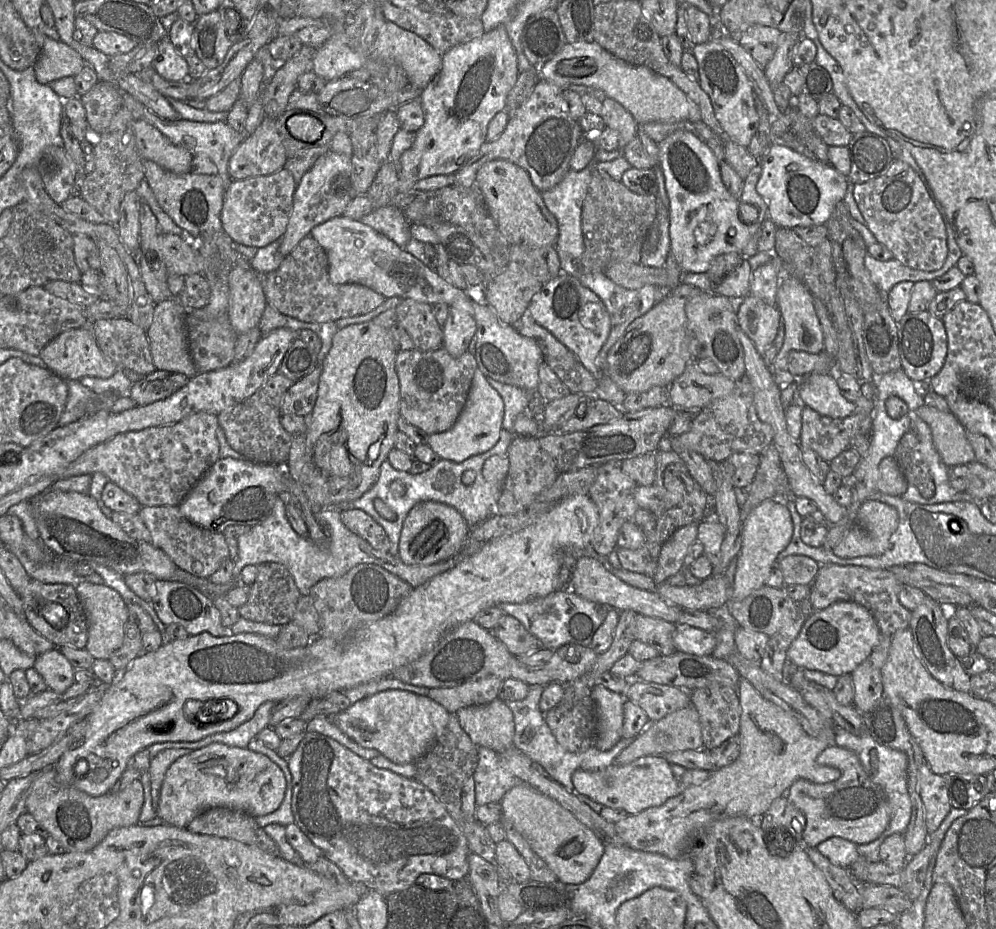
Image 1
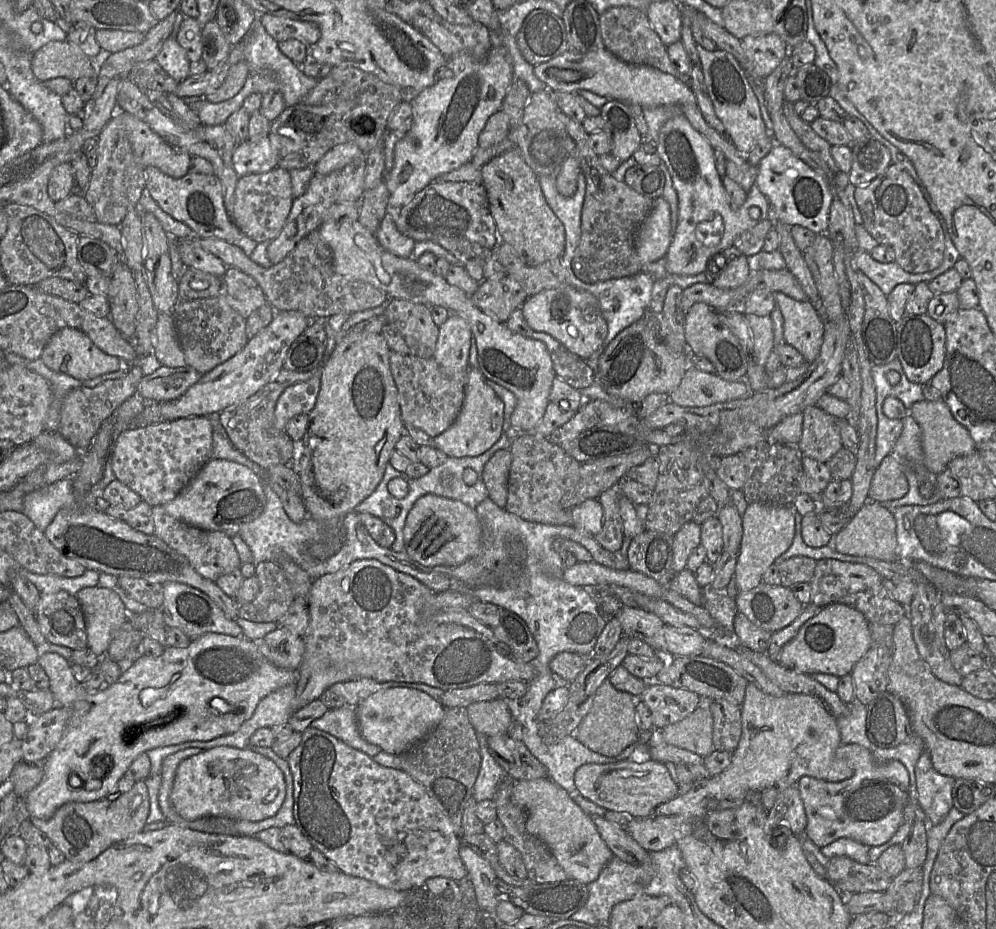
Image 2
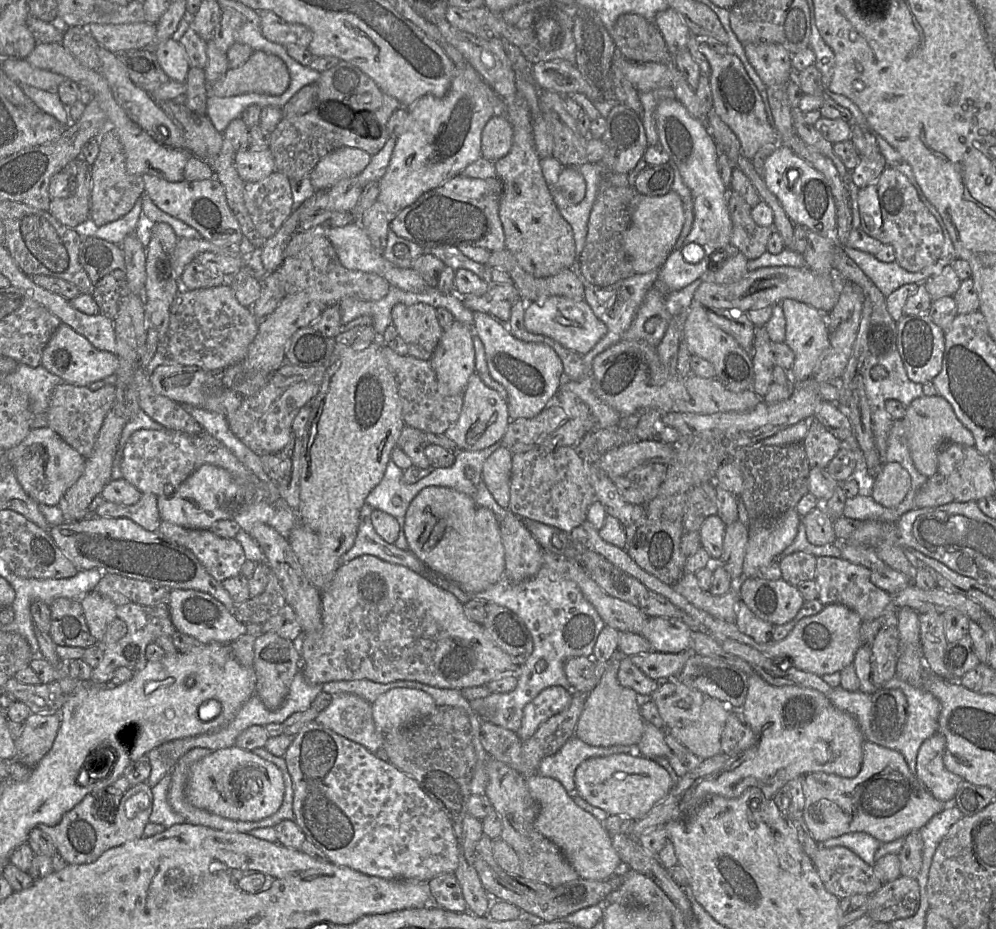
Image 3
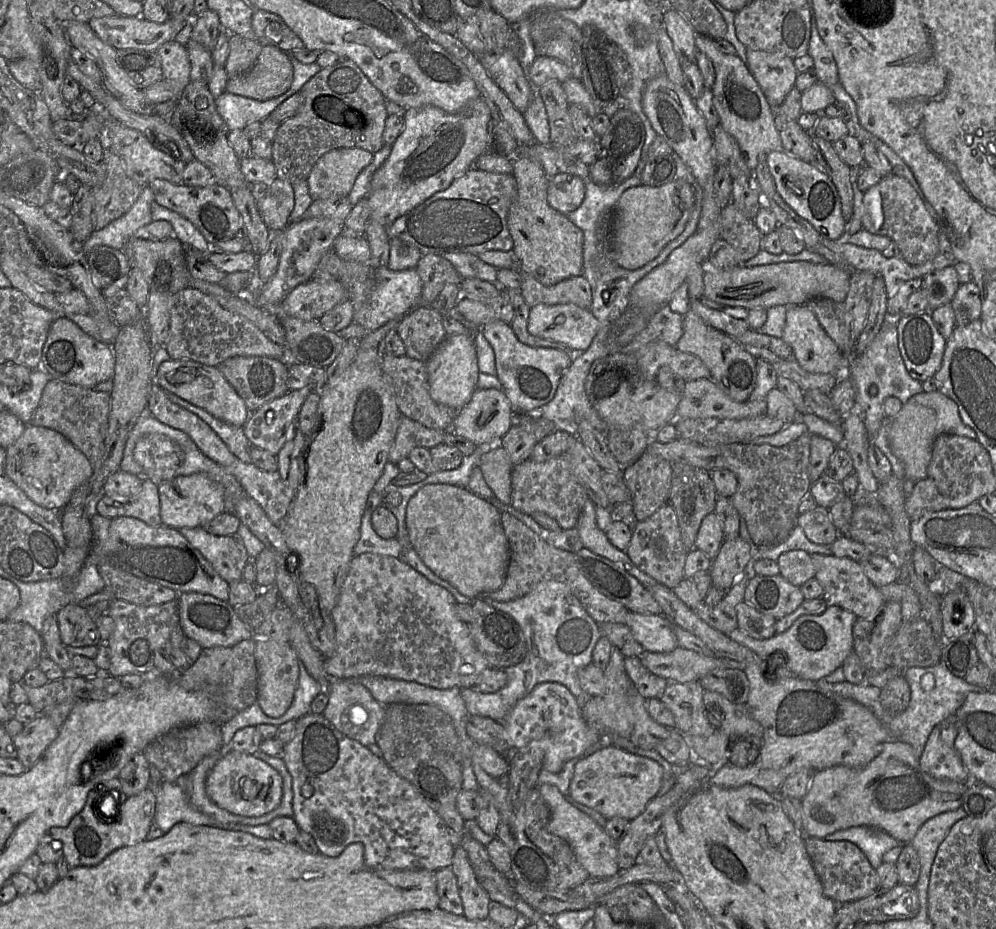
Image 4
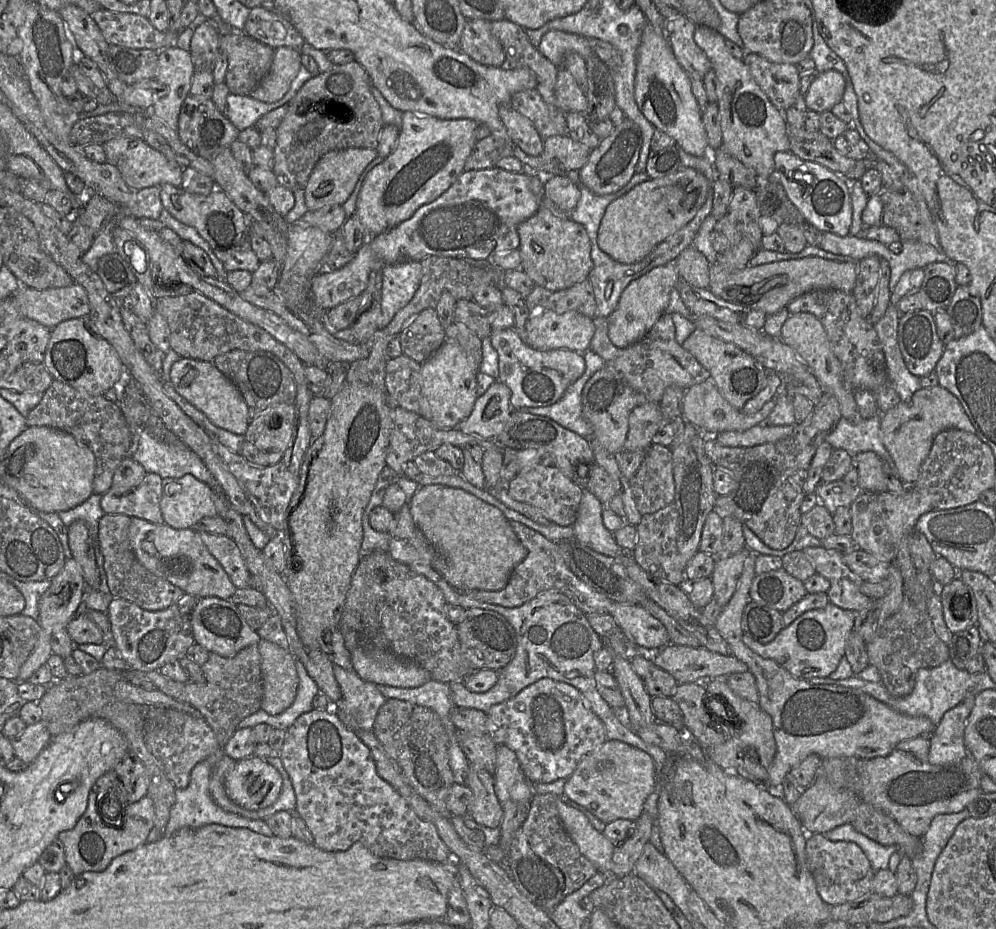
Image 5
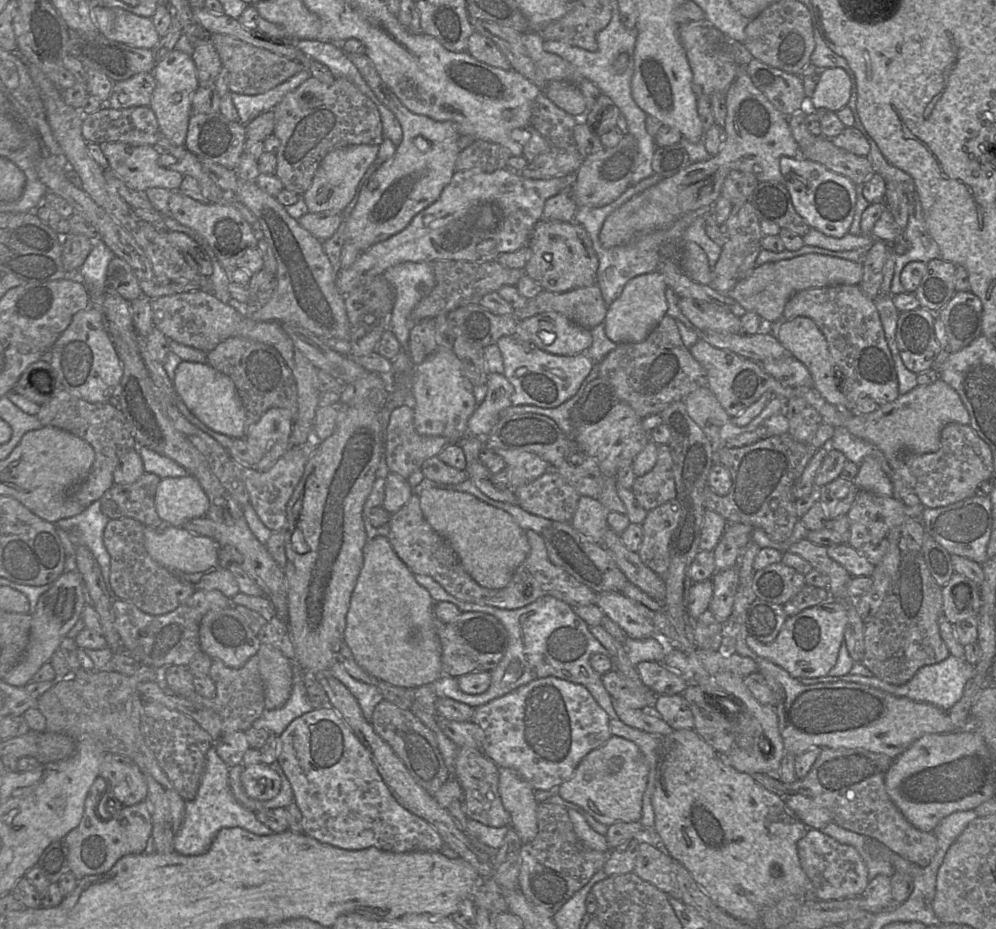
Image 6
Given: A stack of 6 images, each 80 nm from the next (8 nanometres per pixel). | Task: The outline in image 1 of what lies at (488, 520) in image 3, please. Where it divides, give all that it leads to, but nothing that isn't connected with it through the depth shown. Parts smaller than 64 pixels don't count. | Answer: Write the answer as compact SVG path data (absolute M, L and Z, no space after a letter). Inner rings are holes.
M435 501L419 502L410 510L403 523L398 557L403 563L416 566L448 560L463 549L471 529L455 508Z

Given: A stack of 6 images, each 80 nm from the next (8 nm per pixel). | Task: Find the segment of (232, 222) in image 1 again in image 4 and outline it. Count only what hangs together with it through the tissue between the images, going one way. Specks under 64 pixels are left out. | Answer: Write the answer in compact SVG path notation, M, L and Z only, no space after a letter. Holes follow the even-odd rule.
M277 177L271 182L249 184L249 188L268 230L271 233L283 230L294 208L292 185Z

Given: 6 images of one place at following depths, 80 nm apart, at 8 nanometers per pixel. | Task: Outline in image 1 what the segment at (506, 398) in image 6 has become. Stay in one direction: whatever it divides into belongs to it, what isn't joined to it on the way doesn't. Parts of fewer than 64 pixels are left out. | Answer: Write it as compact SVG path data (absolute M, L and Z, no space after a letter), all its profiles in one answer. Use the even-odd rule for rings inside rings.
M477 369L459 418L448 431L430 435L428 445L441 459L461 463L469 457L488 451L498 442L503 428L503 416L502 397L489 384L487 377Z

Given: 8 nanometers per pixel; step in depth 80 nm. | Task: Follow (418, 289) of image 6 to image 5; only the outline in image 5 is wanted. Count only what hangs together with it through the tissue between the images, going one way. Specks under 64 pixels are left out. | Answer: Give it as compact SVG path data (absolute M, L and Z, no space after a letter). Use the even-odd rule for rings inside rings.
M403 261L386 265L382 270L381 317L378 328L386 327L413 298L420 286L420 261Z

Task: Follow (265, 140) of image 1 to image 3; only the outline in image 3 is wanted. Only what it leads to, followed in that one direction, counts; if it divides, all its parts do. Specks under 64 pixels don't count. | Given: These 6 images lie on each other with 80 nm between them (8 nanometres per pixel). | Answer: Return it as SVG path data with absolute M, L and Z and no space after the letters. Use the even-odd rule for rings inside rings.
M270 148L263 151L237 151L234 153L234 166L244 182L262 180L276 171Z

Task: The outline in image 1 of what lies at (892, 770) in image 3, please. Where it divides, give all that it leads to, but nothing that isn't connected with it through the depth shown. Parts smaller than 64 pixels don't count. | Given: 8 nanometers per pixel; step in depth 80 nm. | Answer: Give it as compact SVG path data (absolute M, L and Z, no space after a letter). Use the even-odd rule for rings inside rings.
M830 745L819 754L817 763L839 769L840 777L825 784L797 779L785 795L806 818L802 842L804 846L817 848L831 837L843 838L857 845L877 839L890 822L887 798L883 789L871 781L858 755L852 750Z

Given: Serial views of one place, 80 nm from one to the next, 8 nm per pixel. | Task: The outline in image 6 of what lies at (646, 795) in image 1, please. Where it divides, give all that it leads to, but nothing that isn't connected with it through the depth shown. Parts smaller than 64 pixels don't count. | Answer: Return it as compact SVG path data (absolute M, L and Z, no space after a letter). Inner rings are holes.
M612 735L580 761L573 775L559 786L559 795L582 807L606 826L620 822L639 822L648 775L648 761L638 746L630 740Z

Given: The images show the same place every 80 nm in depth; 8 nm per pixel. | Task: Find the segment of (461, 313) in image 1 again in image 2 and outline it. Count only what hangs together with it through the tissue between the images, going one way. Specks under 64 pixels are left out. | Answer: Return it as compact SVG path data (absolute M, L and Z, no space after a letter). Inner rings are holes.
M450 313L448 319L439 327L439 336L433 359L447 376L453 376L469 367L469 352L471 346L472 331L468 322L461 316Z

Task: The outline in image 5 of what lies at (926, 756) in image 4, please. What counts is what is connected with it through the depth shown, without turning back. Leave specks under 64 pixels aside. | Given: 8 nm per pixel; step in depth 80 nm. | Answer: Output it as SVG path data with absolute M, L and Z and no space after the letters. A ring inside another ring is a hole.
M967 695L947 711L930 735L928 759L933 765L955 764L967 755L964 736L966 722L975 703L975 695Z

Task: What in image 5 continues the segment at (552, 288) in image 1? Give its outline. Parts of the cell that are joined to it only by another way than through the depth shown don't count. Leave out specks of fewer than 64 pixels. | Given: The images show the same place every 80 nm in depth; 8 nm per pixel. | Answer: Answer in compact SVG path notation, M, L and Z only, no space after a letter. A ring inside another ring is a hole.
M576 311L532 313L526 325L528 345L538 350L569 349L583 353L590 348L594 319Z

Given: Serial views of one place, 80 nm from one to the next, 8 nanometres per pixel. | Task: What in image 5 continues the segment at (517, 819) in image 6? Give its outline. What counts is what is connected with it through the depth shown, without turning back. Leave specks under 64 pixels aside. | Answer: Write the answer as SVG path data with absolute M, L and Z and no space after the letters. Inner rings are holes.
M505 745L498 746L494 782L495 793L502 806L509 800L513 786L523 780L526 777L515 752Z

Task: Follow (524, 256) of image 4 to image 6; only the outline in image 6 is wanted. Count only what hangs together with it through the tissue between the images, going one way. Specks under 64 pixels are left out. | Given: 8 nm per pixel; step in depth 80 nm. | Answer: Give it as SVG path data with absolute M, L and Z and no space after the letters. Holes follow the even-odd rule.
M541 219L532 231L528 246L531 255L524 271L544 290L563 293L596 284L598 257L587 231L580 224Z

